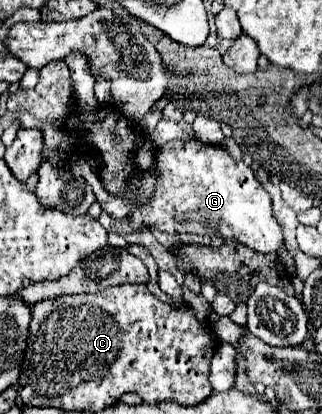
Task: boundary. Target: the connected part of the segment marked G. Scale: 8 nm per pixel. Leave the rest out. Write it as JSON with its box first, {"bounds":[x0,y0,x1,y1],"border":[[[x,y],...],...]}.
{"bounds":[128,141,284,255],"border":[[[172,141],[158,147],[152,171],[160,173],[160,183],[152,201],[128,219],[134,227],[154,227],[166,233],[196,233],[234,239],[262,255],[278,255],[284,247],[284,229],[272,215],[268,191],[258,183],[254,171],[232,159],[218,145],[202,141]]]}

